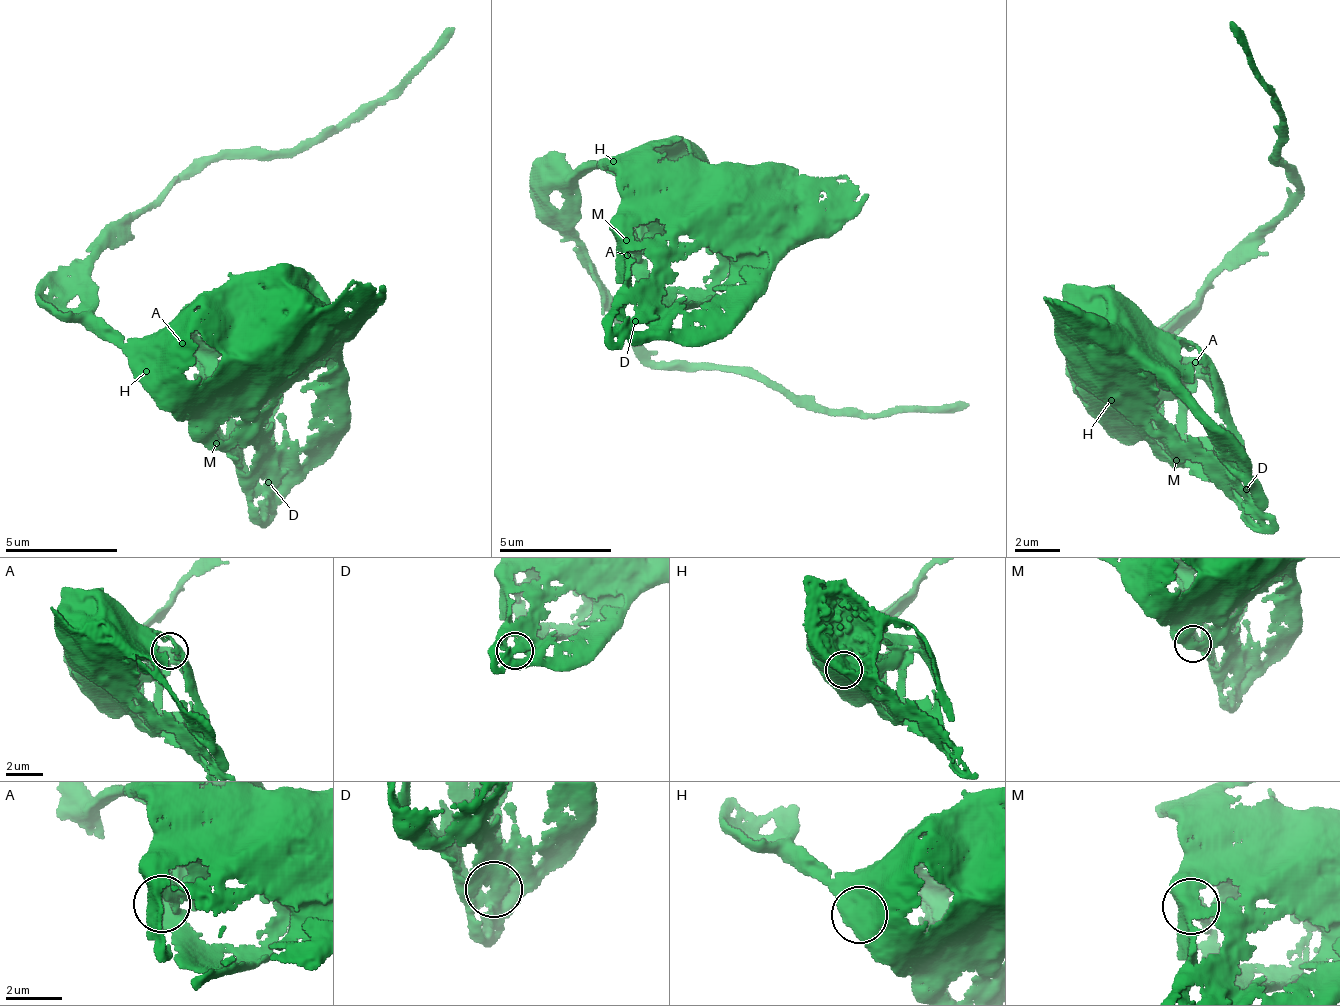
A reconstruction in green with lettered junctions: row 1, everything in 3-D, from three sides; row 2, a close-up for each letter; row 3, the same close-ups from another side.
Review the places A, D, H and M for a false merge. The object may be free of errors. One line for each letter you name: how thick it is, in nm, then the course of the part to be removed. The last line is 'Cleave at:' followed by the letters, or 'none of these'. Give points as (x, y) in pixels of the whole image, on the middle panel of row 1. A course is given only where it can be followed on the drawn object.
Cleave at: none of these

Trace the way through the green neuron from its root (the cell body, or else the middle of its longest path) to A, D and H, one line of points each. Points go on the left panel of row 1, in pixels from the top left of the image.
A: (282, 342), (280, 331), (268, 318), (201, 322), (197, 335), (185, 337), (182, 343)
D: (282, 342), (280, 331), (270, 335), (256, 377), (270, 408), (264, 420), (272, 433), (268, 482)
H: (282, 342), (278, 330), (263, 346), (253, 347), (218, 374), (193, 385), (162, 386), (148, 370)

